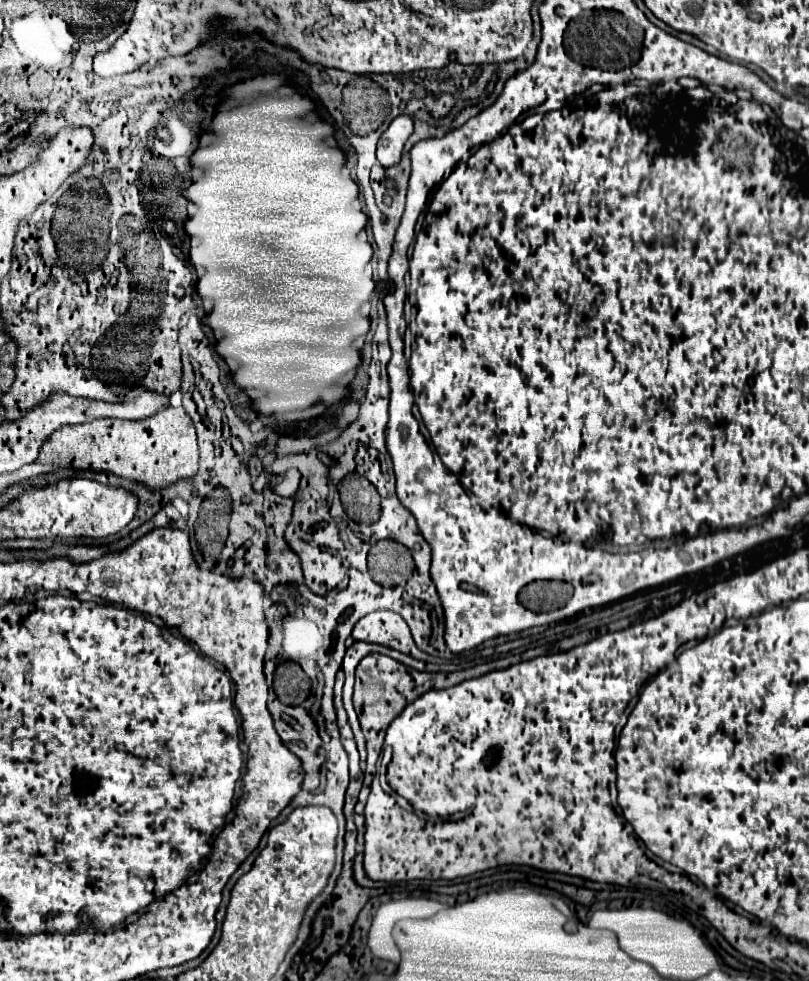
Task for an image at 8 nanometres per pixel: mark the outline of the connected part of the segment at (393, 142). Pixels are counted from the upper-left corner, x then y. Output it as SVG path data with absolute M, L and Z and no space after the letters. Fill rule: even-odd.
M406 114L392 120L388 130L378 140L378 162L382 166L394 166L400 162L404 142L414 130L414 120Z

